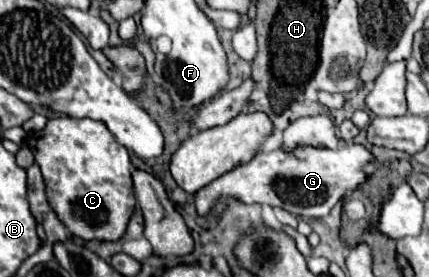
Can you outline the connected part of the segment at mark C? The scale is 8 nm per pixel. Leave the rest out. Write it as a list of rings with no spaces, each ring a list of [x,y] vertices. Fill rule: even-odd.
[[[54,117],[48,119],[46,127],[28,139],[36,155],[36,163],[42,169],[46,181],[46,195],[54,211],[60,215],[60,221],[66,225],[70,235],[82,237],[86,241],[116,241],[124,235],[130,219],[130,157],[128,149],[120,145],[114,135],[100,121],[92,119],[74,119],[74,117]]]

